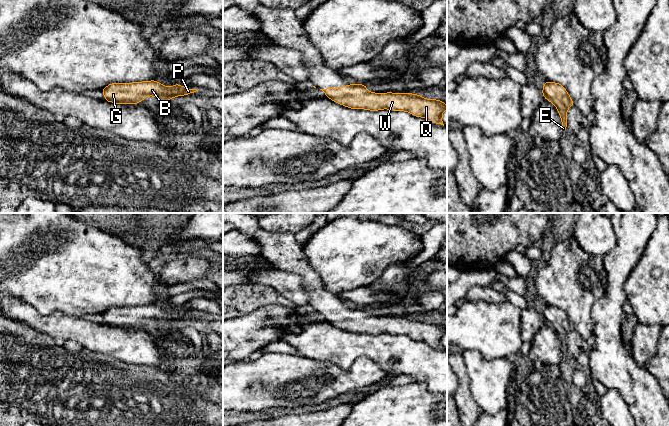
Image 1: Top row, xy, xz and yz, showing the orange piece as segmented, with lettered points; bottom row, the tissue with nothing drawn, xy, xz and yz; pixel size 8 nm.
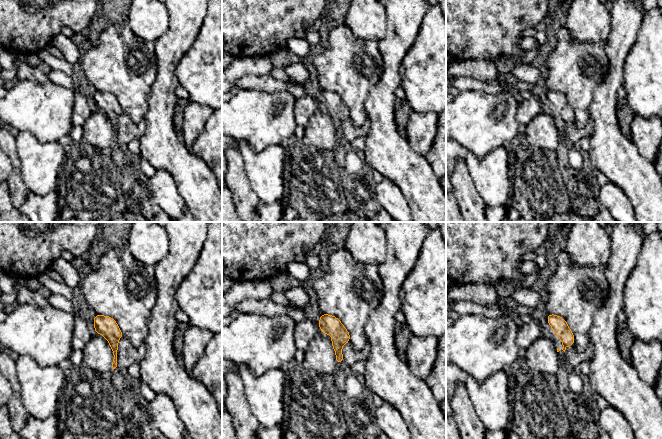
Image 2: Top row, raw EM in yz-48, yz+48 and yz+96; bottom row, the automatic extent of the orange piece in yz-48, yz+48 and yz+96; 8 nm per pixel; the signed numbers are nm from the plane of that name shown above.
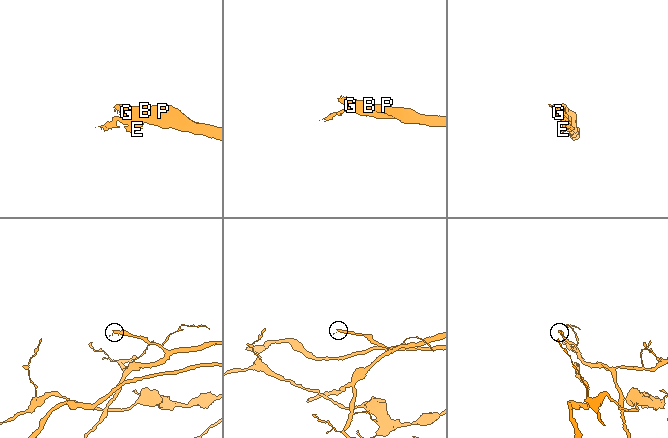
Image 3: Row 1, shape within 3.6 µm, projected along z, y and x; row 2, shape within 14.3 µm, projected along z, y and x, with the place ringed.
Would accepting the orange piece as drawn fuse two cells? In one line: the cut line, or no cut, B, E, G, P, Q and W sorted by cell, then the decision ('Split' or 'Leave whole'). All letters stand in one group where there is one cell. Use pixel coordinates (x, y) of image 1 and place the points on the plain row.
No split. Groups: B E G P Q W. Leave whole

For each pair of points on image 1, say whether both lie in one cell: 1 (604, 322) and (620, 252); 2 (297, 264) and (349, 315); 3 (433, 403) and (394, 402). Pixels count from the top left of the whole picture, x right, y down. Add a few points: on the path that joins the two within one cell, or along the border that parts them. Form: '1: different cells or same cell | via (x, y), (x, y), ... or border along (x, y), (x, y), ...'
1: same cell | via (611, 305), (615, 297), (615, 280), (618, 269)
2: same cell | via (310, 278), (314, 287), (335, 308)
3: same cell | via (423, 403), (404, 403)

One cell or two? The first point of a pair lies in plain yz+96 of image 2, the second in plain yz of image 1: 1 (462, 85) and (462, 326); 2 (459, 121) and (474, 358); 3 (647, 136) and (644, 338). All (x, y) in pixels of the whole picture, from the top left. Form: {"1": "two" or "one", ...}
{"1": "two", "2": "two", "3": "one"}

